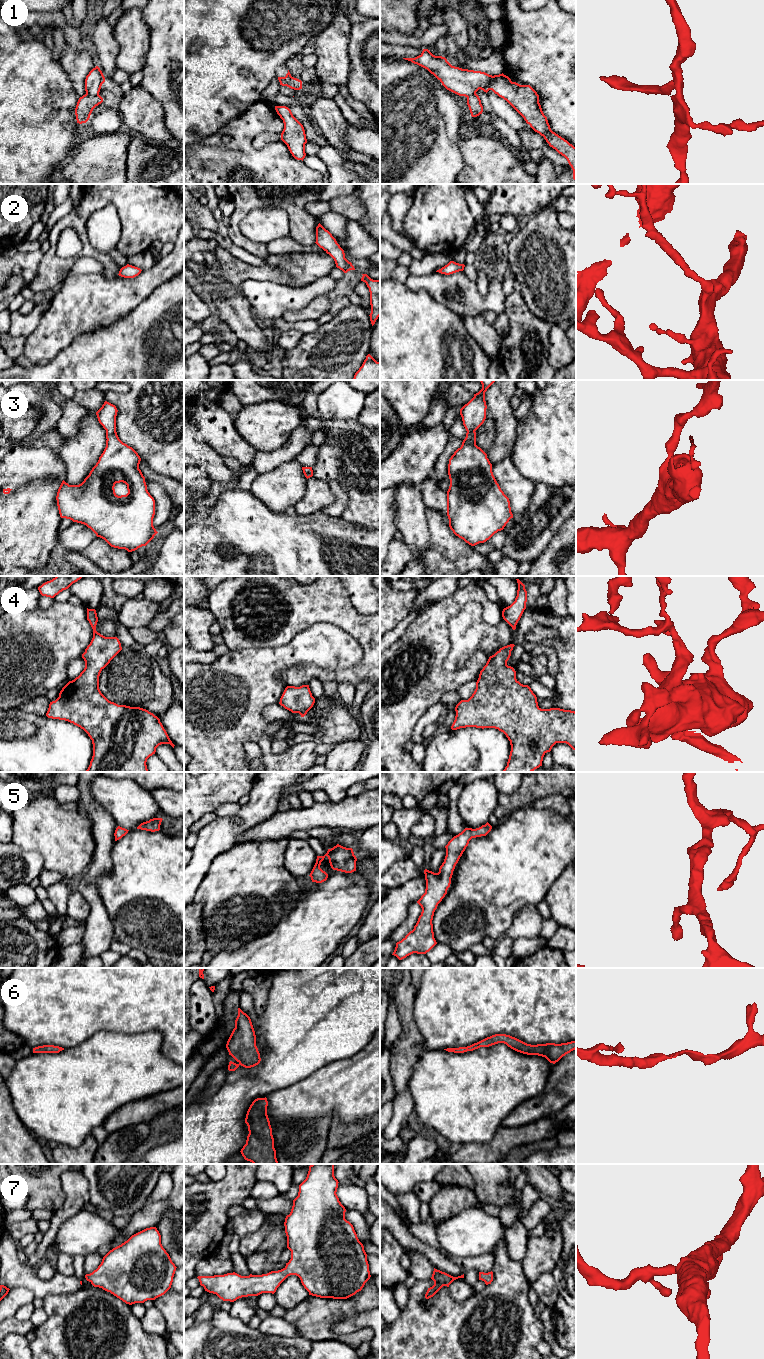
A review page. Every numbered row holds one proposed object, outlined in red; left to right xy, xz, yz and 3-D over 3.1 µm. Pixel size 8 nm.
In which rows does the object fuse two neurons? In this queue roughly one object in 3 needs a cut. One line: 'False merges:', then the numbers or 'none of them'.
False merges: 1

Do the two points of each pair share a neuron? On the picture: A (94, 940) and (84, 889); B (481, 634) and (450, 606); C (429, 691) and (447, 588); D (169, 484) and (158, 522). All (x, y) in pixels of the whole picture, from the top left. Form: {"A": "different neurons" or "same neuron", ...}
{"A": "same neuron", "B": "different neurons", "C": "different neurons", "D": "different neurons"}

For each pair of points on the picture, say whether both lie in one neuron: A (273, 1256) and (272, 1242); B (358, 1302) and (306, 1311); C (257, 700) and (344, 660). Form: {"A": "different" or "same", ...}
{"A": "different", "B": "same", "C": "same"}

